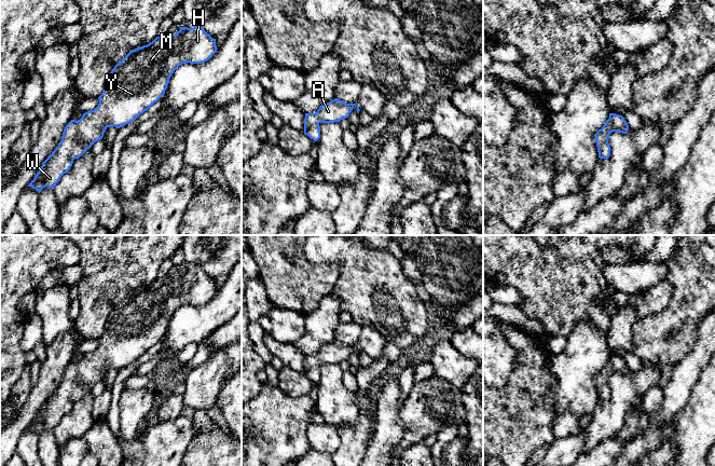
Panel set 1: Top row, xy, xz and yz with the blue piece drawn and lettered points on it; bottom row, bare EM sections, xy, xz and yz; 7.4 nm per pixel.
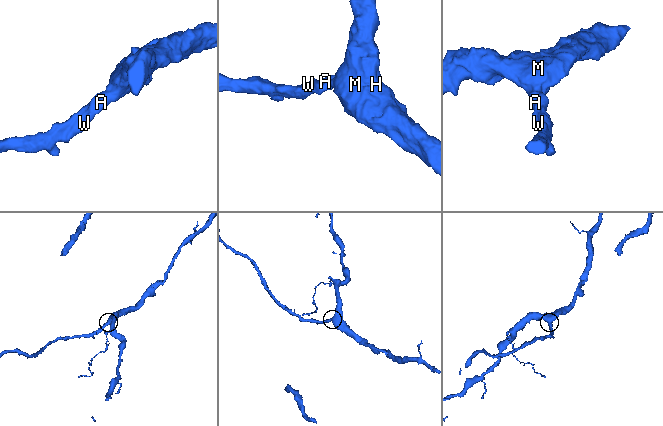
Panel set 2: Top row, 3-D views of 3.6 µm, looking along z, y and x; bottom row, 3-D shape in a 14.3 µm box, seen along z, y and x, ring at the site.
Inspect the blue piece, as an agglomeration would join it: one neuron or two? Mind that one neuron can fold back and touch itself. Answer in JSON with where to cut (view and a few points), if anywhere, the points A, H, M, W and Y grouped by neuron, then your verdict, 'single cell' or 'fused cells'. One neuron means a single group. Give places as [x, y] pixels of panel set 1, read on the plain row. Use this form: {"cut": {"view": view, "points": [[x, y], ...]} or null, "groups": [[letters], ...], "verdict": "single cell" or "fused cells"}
{"cut": null, "groups": [["A", "H", "M", "W", "Y"]], "verdict": "single cell"}

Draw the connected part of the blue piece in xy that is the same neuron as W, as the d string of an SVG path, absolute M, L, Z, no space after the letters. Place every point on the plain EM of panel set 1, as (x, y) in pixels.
M195 268L194 270L181 269L171 277L156 278L149 286L130 292L109 315L105 331L98 339L98 347L83 355L80 361L71 361L67 366L60 384L42 405L28 428L32 428L39 435L45 428L53 430L61 417L70 411L73 401L84 396L94 384L102 381L108 369L120 370L133 364L164 338L169 320L179 307L185 304L205 304L217 291L216 280L201 268Z

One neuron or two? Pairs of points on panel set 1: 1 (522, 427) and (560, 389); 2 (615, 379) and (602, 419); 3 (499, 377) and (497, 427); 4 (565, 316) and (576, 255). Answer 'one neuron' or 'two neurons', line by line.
1: two neurons
2: one neuron
3: two neurons
4: one neuron

